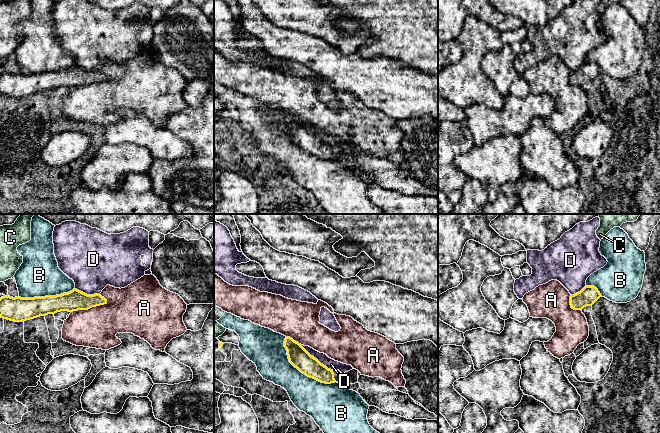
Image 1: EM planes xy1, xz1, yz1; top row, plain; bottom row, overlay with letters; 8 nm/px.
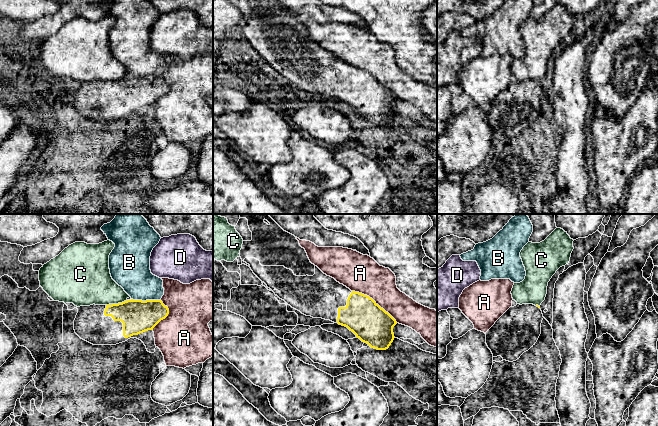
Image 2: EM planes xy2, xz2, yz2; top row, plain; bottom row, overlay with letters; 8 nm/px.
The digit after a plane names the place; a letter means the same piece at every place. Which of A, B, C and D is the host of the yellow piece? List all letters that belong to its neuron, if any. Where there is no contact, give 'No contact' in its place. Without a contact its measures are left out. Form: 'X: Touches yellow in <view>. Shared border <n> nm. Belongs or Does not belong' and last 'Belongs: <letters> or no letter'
A: Touches yellow in xz2. Shared border 440 nm. Does not belong
B: Touches yellow in xz1. Shared border 550 nm. Does not belong
C: Touches yellow in xy2. Shared border 120 nm. Does not belong
D: Touches yellow in xz1. Shared border 340 nm. Does not belong
Belongs: no letter

